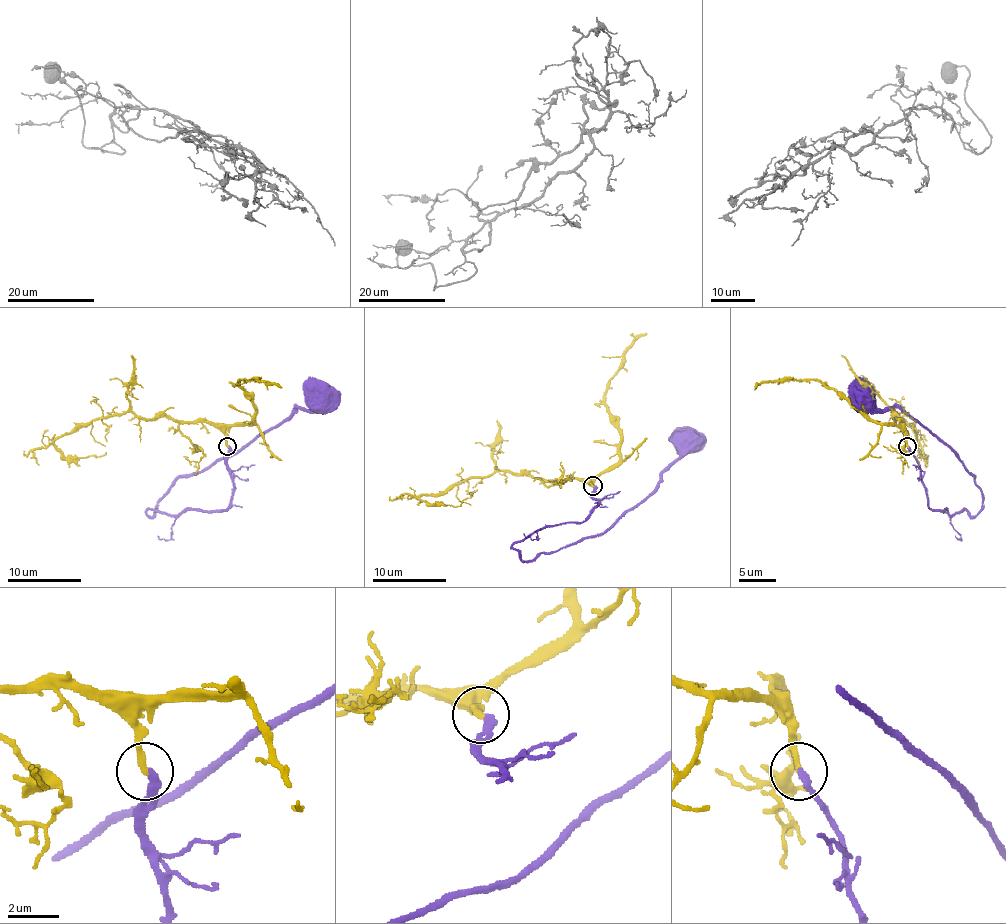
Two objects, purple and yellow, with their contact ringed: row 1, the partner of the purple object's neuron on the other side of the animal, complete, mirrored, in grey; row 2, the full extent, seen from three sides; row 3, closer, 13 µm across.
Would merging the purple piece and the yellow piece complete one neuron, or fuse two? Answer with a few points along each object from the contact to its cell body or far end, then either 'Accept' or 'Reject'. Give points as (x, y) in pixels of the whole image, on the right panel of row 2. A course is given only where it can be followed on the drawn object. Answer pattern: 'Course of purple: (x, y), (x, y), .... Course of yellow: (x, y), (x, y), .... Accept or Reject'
Course of purple: (907, 446), (928, 505), (974, 516), (981, 488), (954, 453), (911, 416), (878, 409), (863, 394). Course of yellow: (907, 446), (902, 422), (893, 418), (893, 412), (915, 429), (915, 438), (928, 455), (920, 457), (917, 451). Accept

